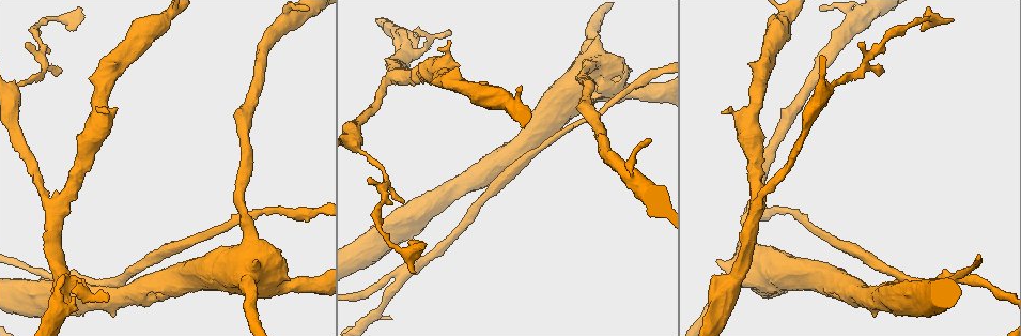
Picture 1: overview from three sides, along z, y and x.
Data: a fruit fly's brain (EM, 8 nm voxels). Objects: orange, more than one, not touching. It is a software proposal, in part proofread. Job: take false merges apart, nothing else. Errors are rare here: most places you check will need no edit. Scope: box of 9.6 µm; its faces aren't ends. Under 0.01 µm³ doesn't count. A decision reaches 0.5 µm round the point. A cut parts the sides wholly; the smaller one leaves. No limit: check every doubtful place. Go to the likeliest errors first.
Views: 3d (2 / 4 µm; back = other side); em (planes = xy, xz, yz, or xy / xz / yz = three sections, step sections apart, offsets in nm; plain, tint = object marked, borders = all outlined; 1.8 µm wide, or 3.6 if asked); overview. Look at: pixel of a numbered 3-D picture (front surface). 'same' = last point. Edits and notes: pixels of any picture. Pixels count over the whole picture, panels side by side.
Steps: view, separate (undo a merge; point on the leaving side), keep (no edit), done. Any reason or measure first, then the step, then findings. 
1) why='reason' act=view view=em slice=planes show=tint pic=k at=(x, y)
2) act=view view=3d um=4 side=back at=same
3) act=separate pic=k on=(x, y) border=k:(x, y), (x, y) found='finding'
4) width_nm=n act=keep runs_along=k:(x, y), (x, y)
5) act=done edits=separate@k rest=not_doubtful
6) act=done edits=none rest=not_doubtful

why='arms part here' act=view view=3d um=2 pic=1 at=(957, 279)

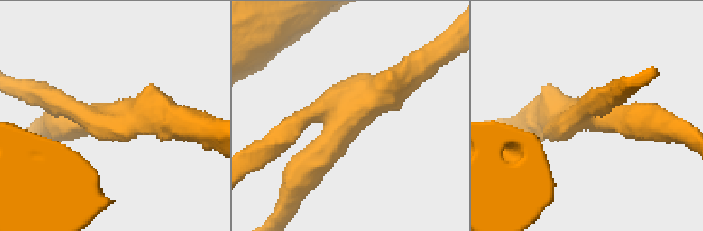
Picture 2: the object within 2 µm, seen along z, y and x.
arms=3 arm_widths_nm=200,260,300 act=view view=em slice=xy step=16 show=tint pic=2 at=(114, 116)

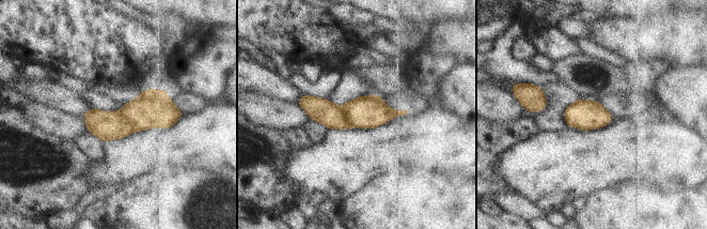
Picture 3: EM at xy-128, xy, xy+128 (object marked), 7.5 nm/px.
why='cut it another way' act=view view=em slice=planes show=borders at=same

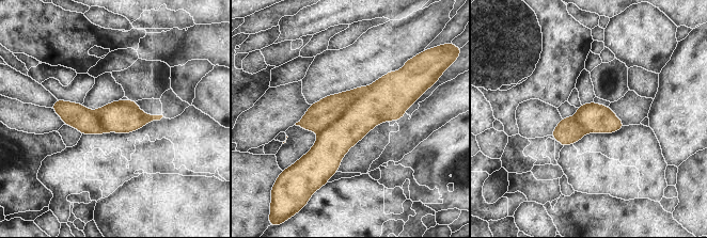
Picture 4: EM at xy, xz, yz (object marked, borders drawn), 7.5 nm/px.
act=separate pic=4 on=(325, 112) found='two neurons meet here'

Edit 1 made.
why='looks like a crossing' act=view view=3d um=4 side=back pic=1 at=(404, 53)

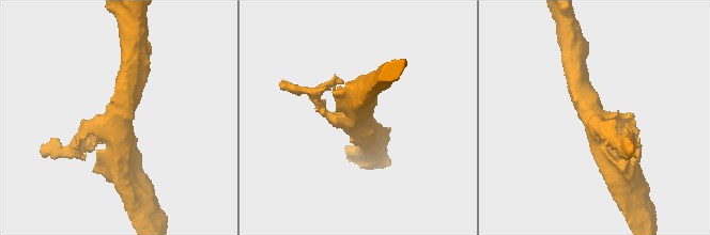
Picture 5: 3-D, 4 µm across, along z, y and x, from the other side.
why='need the tissue' act=view view=em slice=xy step=4 show=tint pic=5 at=(358, 122)

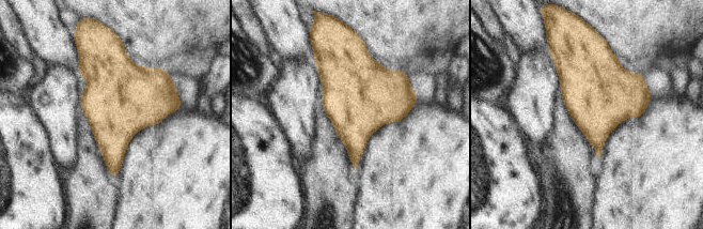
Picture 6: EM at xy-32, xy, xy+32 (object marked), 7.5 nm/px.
act=keep found='one neuron here'

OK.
why='closes a loop' act=view view=em um=3.6 slice=planes show=tint pic=1 at=(563, 108)

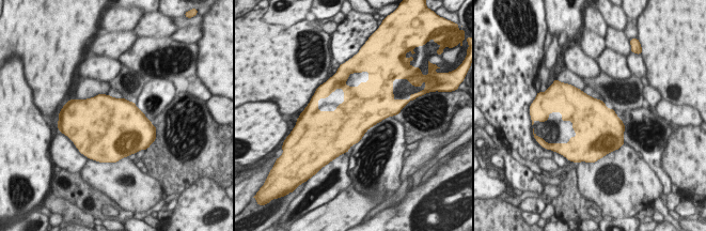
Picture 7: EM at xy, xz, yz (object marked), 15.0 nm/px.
act=keep found='continuous, no second neuron'

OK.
why='sharp bend' act=view view=em slice=xz step=16 show=plain pic=1 at=(397, 78)

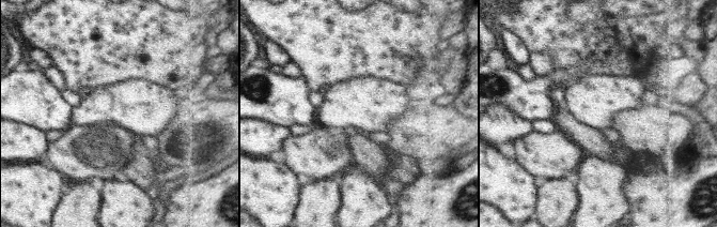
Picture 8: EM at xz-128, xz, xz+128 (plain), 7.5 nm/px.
why='with the object marked' act=view view=em slice=xz step=16 show=tint at=same

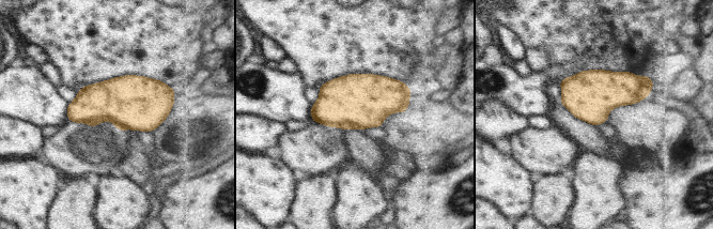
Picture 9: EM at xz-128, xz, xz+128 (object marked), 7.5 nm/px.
act=keep found='all the same neuron'

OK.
why='branch point' act=view view=3d um=2 pic=1 at=(382, 188)

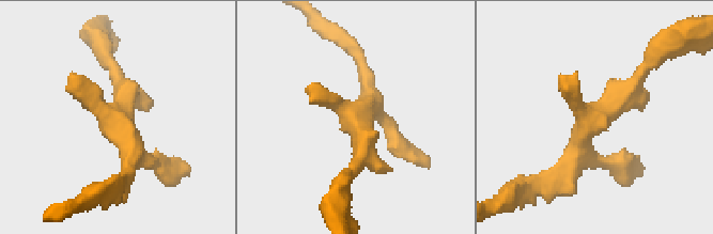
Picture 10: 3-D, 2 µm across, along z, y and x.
why='now the EM' act=view view=em um=3.6 slice=planes show=tint pic=10 at=(363, 113)

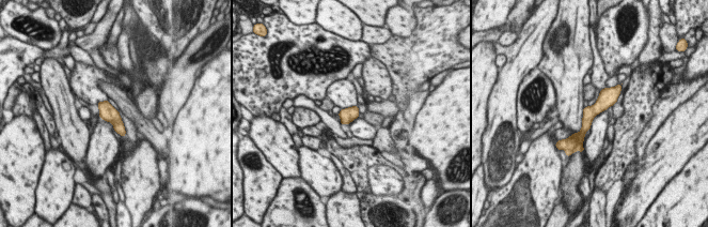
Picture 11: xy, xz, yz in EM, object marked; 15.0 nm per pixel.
width_nm=200 act=keep found='continuous, no second neuron'

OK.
act=done edits=separate@4 rest=not_doubtful

